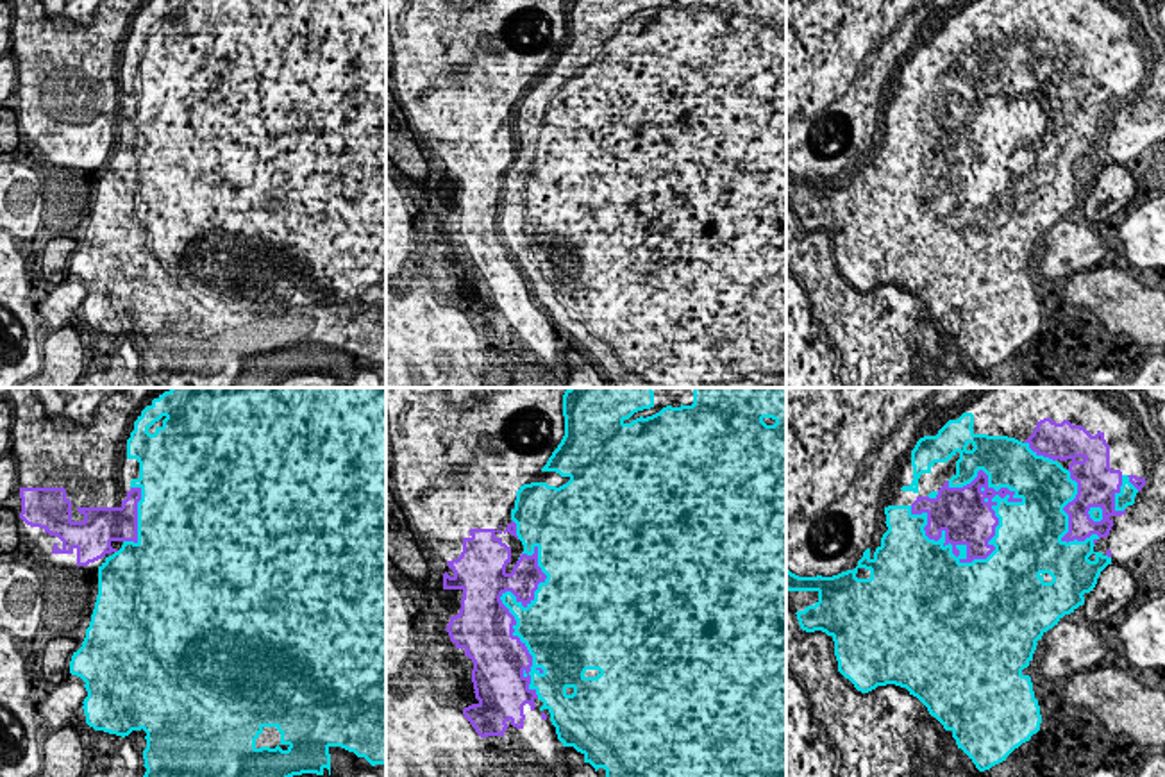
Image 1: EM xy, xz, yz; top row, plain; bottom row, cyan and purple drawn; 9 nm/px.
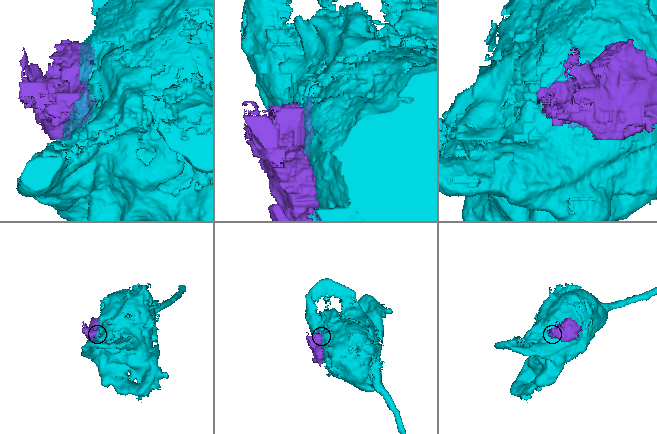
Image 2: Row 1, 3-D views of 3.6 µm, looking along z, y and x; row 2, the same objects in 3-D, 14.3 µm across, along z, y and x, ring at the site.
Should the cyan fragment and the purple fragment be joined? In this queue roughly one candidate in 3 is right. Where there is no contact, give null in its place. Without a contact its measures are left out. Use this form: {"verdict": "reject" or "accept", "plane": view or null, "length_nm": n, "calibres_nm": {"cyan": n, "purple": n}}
{"verdict": "reject", "plane": "yz", "length_nm": 1050, "calibres_nm": {"cyan": 500, "purple": 280}}

